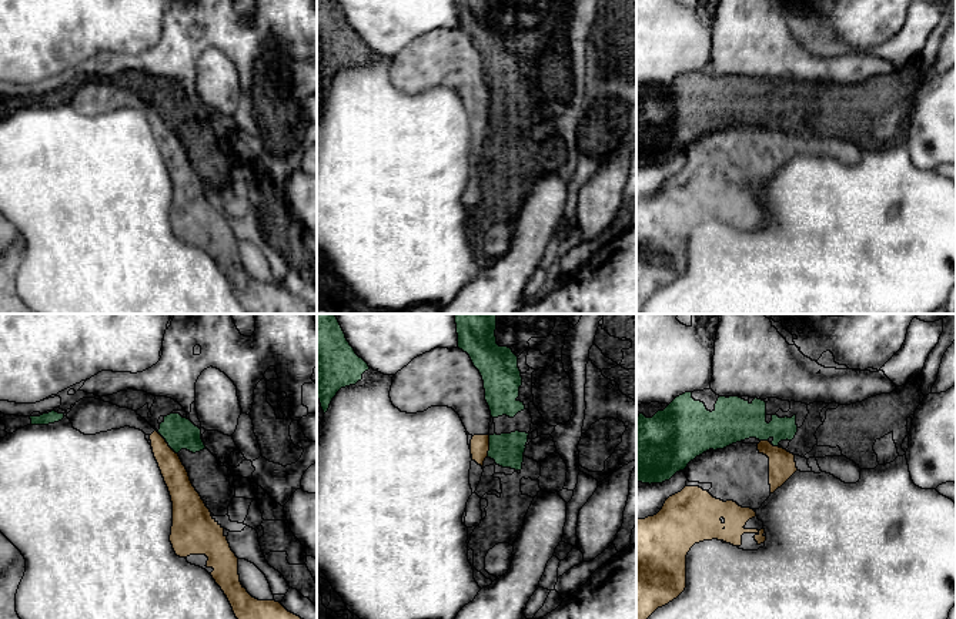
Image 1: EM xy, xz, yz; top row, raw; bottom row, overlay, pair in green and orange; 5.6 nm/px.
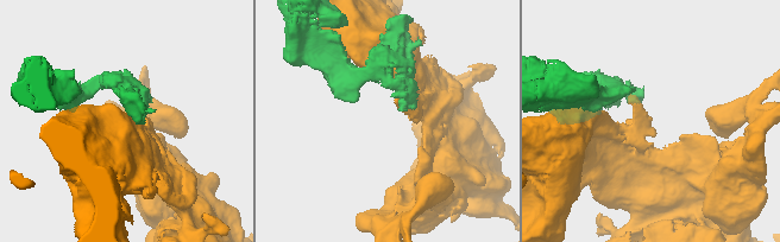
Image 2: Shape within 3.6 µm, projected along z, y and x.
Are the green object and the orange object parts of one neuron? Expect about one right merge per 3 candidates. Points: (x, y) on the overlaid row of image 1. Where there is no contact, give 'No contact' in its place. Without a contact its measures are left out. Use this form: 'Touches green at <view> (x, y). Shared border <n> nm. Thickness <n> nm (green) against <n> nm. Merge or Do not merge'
Touches green at xy (167, 442). Shared border 170 nm. Thickness 180 nm (green) against 140 nm. Do not merge

